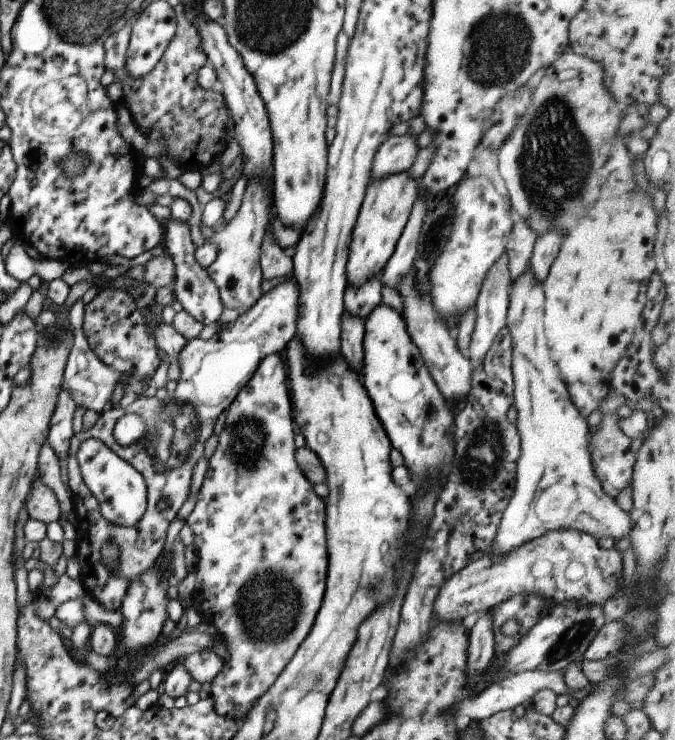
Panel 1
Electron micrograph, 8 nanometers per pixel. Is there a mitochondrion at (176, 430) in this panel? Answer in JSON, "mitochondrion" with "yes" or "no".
{"mitochondrion":"yes"}

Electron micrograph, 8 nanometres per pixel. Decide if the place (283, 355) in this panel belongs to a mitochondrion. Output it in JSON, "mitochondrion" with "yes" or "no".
{"mitochondrion":"no"}

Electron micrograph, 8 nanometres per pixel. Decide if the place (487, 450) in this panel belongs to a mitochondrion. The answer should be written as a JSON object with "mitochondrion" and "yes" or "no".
{"mitochondrion":"yes"}

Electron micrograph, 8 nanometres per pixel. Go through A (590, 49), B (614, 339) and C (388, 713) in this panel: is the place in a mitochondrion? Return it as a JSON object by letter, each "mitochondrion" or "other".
{"A":"other","B":"other","C":"other"}

